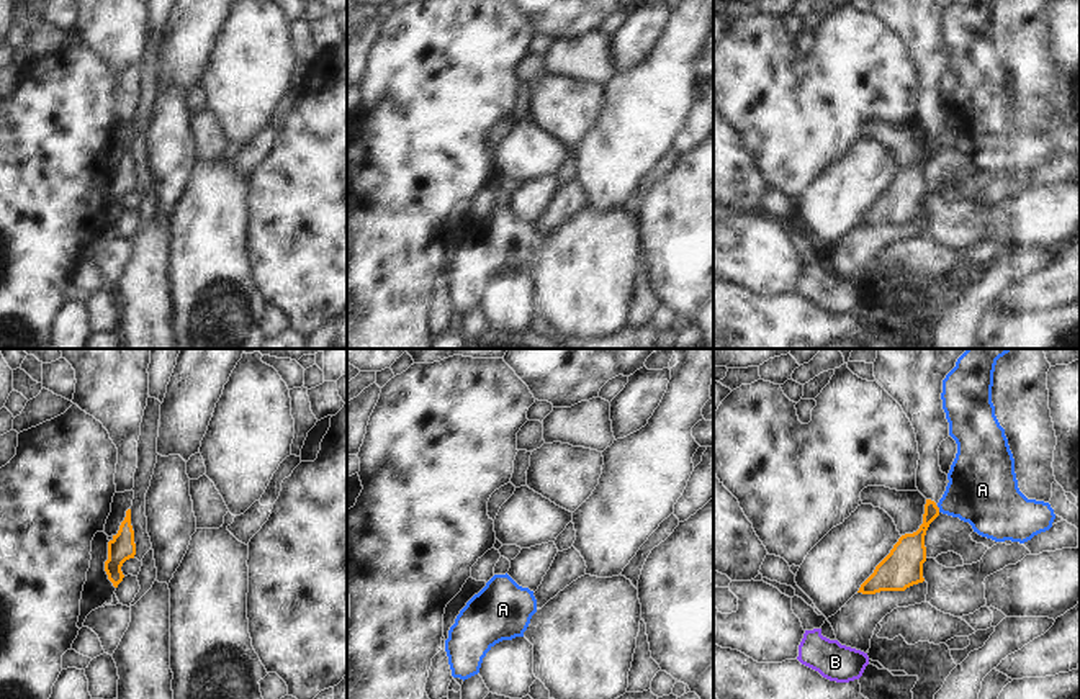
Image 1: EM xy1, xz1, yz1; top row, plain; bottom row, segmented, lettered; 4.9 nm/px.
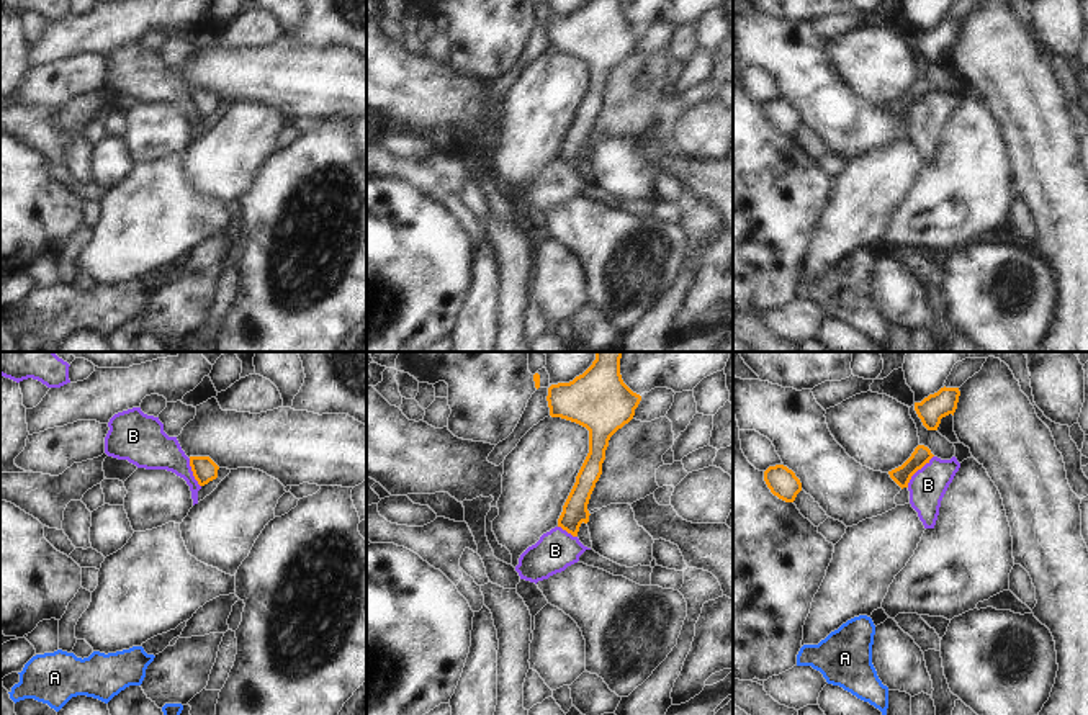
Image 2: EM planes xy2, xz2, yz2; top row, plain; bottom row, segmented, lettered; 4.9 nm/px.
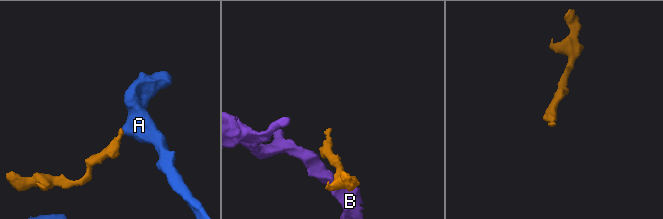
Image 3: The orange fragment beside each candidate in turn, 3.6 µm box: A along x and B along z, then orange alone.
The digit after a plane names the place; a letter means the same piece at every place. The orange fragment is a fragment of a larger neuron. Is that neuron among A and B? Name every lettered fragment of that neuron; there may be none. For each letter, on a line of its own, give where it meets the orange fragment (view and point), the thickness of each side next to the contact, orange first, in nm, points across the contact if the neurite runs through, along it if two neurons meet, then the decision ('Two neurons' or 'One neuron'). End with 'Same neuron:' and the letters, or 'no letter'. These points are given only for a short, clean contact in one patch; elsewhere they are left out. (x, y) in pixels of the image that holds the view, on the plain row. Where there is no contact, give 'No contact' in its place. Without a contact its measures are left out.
A: Touches orange at yz1 (938, 143). Thickness 160 nm (orange) against 340 nm. Path across: yz1 (910, 185), (926, 153), (938, 143), (982, 123). One neuron
B: Touches orange at yz2 (917, 103). Thickness 90 nm (orange) against 180 nm. Boundary: yz2 (933, 89), (912, 110), (907, 120). Two neurons
Same neuron: A.

